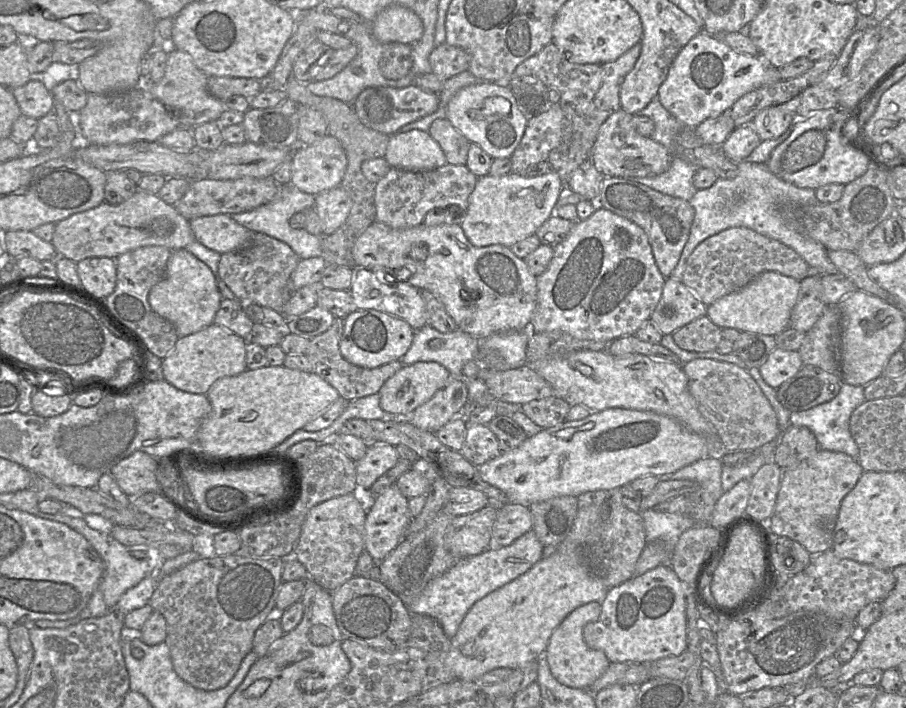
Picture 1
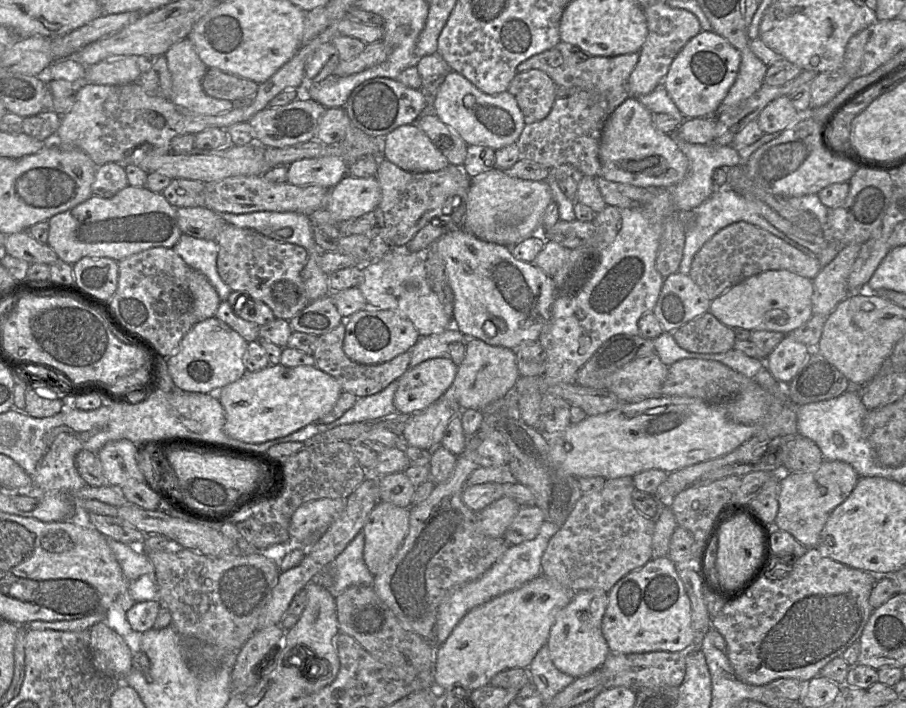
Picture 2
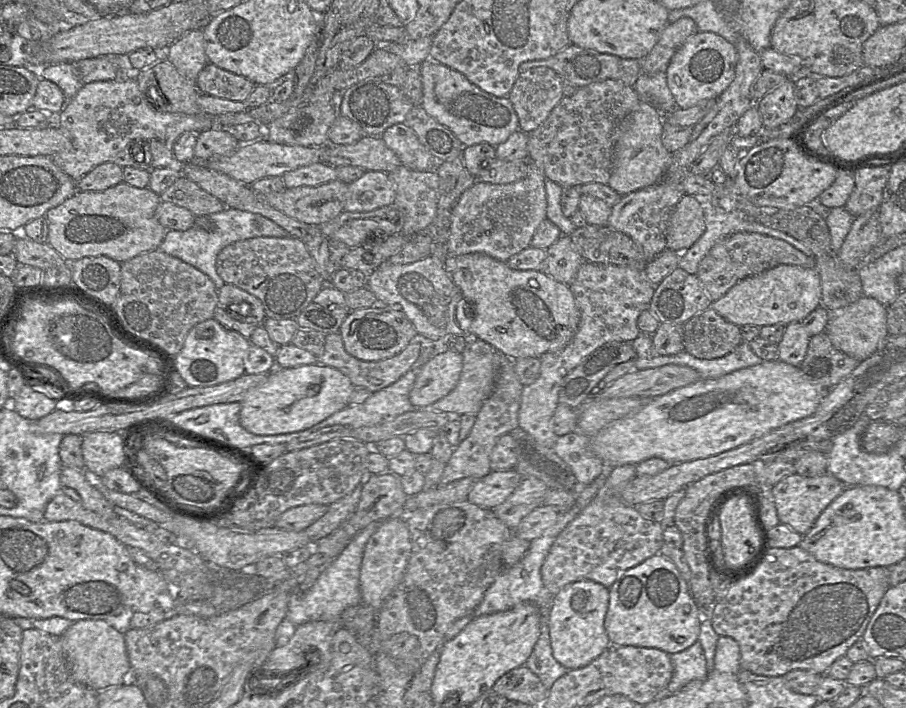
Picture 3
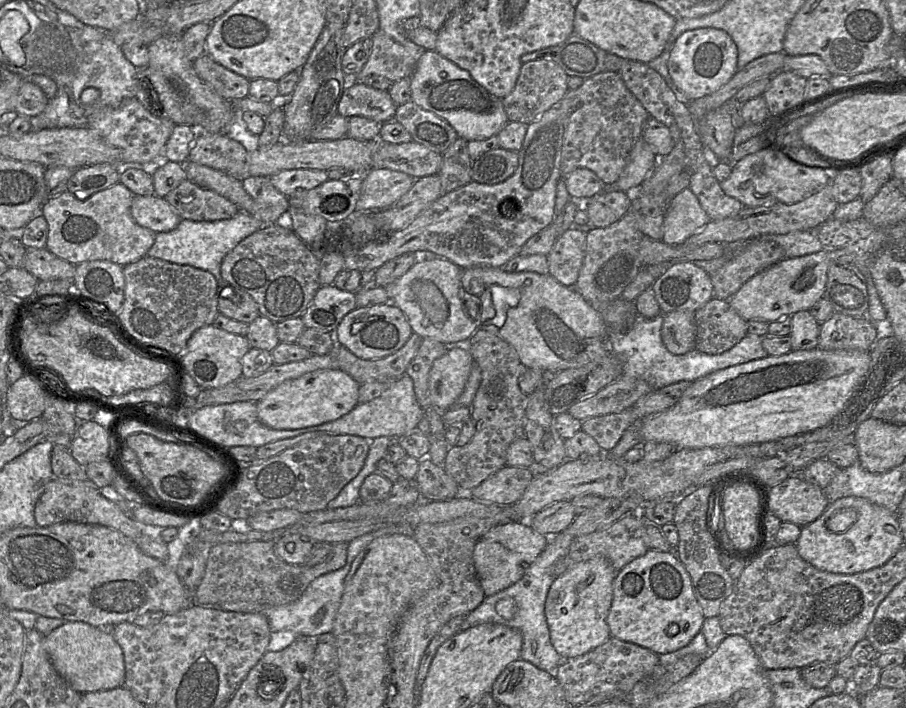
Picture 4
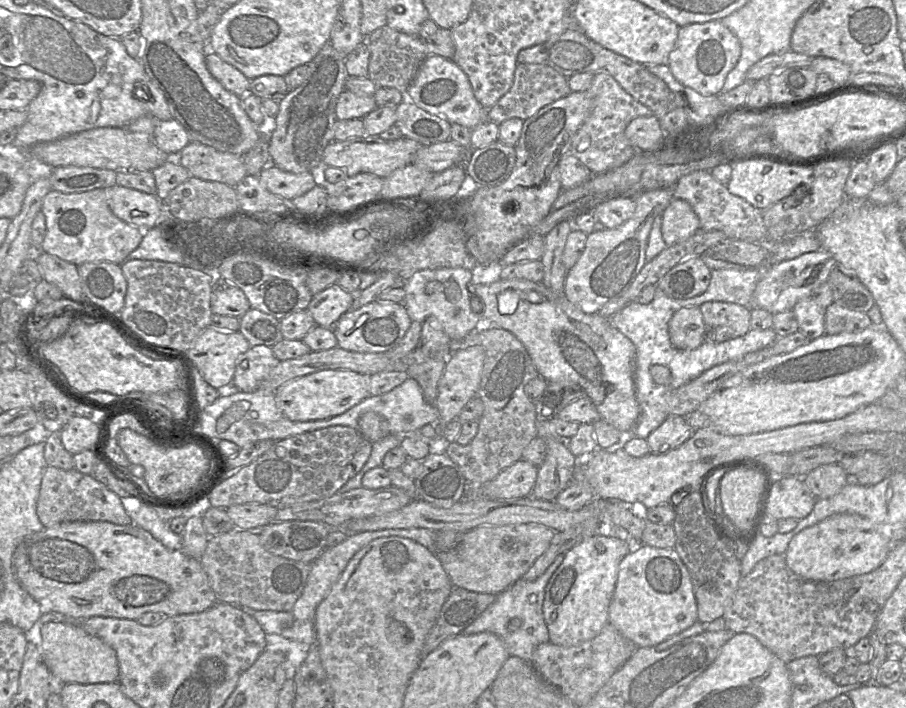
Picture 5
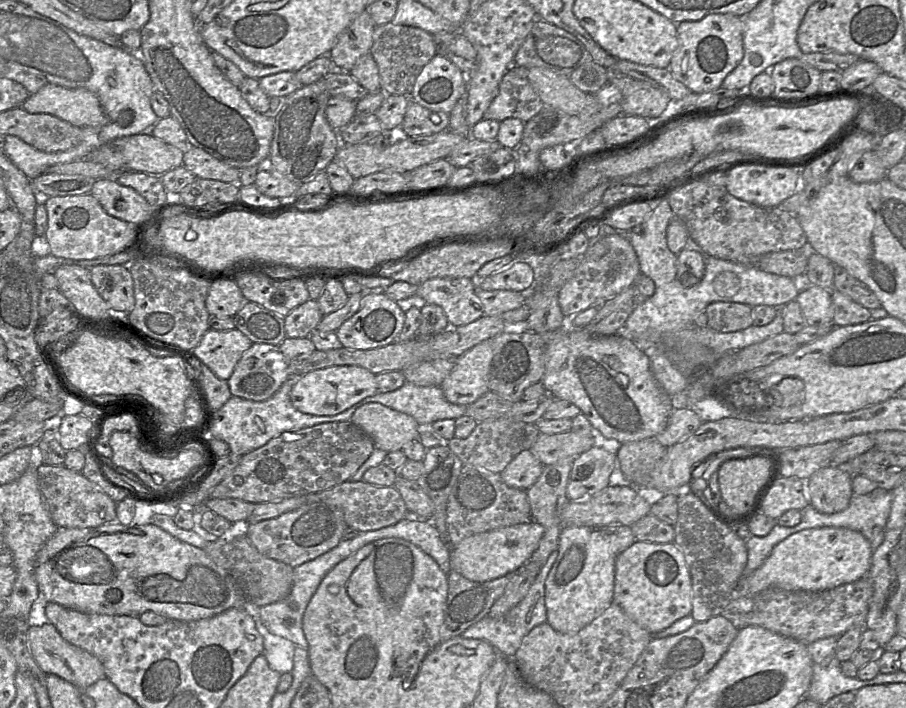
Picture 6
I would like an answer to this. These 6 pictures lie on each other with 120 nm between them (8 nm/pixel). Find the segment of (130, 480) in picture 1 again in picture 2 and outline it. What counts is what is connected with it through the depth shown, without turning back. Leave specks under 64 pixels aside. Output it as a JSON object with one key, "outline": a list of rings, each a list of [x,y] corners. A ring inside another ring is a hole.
{"outline":[[[128,439],[109,441],[97,452],[111,486],[121,486],[128,480],[146,482],[137,461],[139,450],[144,464],[145,453]]]}

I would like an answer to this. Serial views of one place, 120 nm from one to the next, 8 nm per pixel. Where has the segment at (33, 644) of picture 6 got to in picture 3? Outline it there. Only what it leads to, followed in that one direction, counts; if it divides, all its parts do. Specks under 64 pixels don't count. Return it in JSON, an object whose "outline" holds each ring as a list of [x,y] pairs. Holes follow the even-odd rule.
{"outline":[[[87,619],[76,621],[60,637],[70,674],[76,682],[97,691],[123,684],[124,675],[130,670],[124,634],[108,625],[105,620]]]}

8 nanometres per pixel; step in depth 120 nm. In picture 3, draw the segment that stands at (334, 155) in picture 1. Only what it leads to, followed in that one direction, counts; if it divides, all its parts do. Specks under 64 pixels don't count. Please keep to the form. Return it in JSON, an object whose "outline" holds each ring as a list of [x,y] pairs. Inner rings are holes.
{"outline":[[[314,163],[286,172],[282,176],[285,188],[318,186],[337,180],[336,168],[327,163]]]}

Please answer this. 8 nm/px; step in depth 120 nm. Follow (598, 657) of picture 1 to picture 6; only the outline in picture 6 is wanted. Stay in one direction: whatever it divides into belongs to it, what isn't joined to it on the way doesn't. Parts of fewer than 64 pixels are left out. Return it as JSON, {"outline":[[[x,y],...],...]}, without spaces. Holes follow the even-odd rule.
{"outline":[[[563,527],[559,537],[558,557],[545,583],[547,622],[557,632],[575,634],[599,617],[613,603],[615,562],[617,557],[636,542],[632,527]]]}

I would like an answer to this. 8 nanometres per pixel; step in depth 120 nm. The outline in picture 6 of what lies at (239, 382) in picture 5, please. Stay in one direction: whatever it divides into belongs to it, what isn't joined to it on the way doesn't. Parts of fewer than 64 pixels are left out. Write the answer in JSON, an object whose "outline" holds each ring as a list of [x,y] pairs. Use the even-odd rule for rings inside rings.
{"outline":[[[253,343],[228,379],[231,394],[253,401],[269,399],[288,379],[290,363],[279,345]]]}

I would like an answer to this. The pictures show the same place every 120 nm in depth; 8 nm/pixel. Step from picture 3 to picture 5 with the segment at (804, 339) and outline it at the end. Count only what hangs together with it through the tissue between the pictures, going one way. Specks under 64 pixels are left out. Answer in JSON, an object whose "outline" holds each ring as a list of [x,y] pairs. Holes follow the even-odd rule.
{"outline":[[[812,296],[799,300],[793,311],[799,325],[798,330],[809,340],[812,341],[825,334],[826,308],[817,304]]]}

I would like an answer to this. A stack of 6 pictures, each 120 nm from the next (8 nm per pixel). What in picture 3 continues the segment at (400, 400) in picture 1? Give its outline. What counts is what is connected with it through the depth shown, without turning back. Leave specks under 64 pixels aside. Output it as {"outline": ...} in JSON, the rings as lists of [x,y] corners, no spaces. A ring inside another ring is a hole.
{"outline":[[[439,349],[417,370],[409,399],[416,409],[429,409],[457,385],[463,367],[461,353]]]}

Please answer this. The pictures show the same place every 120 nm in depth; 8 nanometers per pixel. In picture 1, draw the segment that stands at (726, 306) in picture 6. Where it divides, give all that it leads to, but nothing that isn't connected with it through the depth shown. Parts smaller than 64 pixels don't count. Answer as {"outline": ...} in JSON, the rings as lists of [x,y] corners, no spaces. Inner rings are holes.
{"outline":[[[704,315],[682,326],[671,335],[675,343],[684,350],[707,352],[716,350],[723,339],[721,332],[722,329]]]}

